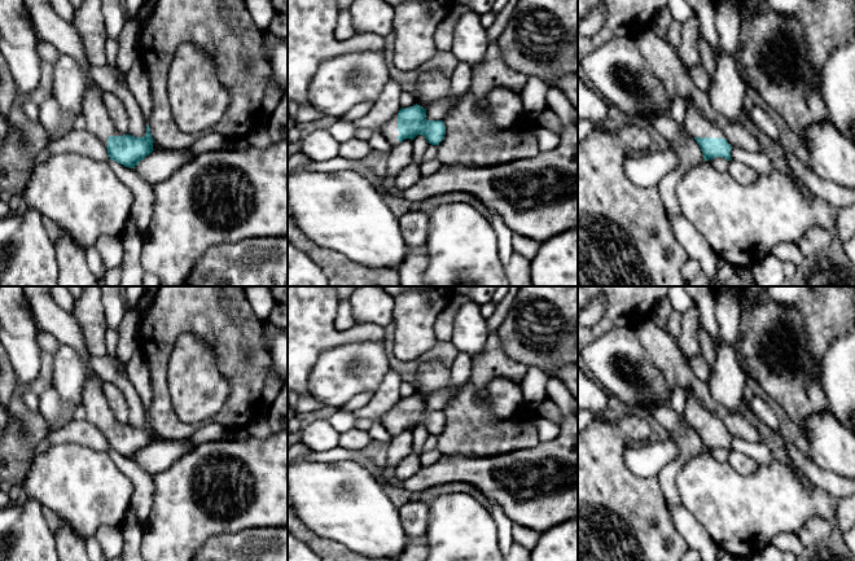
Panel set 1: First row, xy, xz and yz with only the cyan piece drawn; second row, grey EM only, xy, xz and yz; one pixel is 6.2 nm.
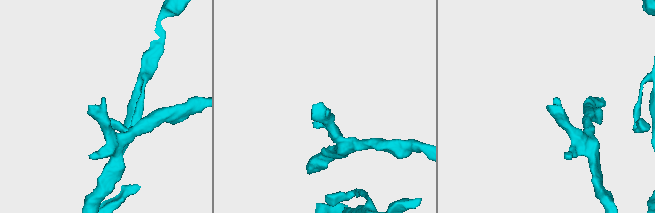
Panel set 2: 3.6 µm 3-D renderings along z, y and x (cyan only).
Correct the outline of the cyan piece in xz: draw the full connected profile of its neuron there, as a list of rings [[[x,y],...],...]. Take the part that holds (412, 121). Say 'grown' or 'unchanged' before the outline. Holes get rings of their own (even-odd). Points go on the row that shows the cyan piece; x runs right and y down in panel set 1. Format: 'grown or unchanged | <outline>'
grown | [[[417,104],[402,108],[380,130],[393,146],[405,139],[413,140],[417,135],[422,135],[429,144],[438,146],[446,135],[443,120],[428,120],[426,109]]]

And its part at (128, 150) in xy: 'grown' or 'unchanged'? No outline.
grown

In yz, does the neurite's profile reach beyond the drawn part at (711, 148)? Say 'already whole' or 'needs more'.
needs more

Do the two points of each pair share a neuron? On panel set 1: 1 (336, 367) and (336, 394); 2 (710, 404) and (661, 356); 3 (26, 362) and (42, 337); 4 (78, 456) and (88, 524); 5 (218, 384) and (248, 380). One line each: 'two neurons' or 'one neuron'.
1: one neuron
2: one neuron
3: two neurons
4: one neuron
5: two neurons

